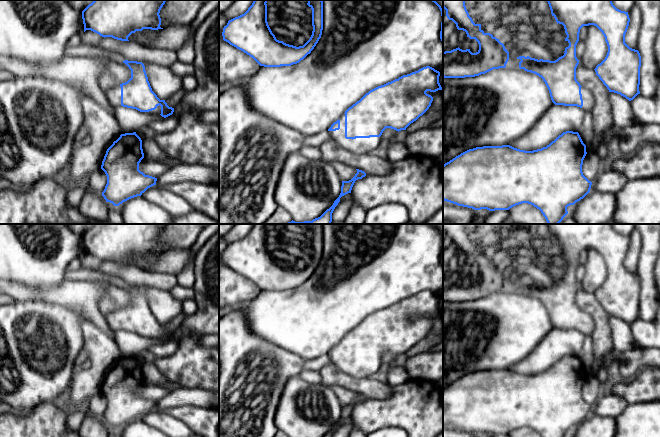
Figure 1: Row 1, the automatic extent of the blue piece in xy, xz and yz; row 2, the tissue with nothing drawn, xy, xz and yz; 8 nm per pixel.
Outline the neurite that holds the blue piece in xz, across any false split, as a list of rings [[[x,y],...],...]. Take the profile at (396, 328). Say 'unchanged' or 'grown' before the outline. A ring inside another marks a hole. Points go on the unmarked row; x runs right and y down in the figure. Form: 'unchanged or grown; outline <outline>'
grown; outline [[[426,290],[370,314],[331,349],[328,353],[331,362],[341,371],[356,378],[369,377],[381,367],[381,359],[386,352],[398,356],[406,354],[429,333],[433,321],[426,316],[443,314],[439,300],[439,295]]]

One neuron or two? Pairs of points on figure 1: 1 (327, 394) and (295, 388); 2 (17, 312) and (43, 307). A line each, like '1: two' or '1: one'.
1: one
2: one

